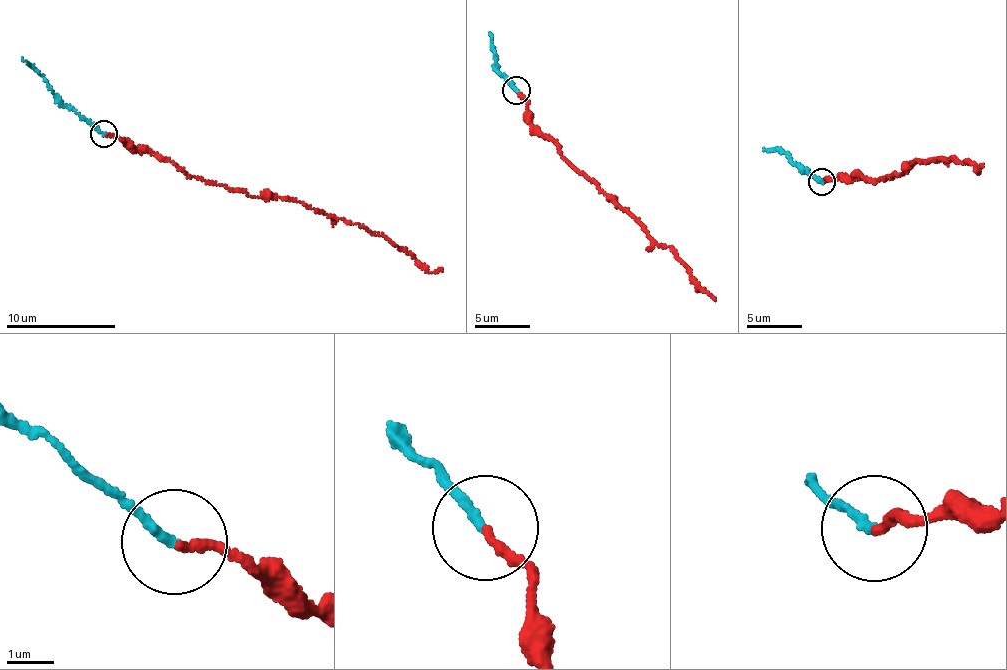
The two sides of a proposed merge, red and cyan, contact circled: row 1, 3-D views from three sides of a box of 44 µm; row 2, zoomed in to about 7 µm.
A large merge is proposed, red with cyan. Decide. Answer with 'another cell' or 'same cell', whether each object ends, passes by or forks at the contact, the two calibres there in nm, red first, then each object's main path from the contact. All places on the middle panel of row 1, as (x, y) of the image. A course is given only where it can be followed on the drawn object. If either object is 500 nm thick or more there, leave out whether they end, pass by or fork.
another cell; red ends there; cyan ends there; 190 nm thick on the red side, 200 nm on the other; red runs (516, 91), (527, 102), (527, 120), (658, 244), (670, 248), (693, 282), (715, 300); cyan runs (516, 91), (495, 63), (490, 33)

